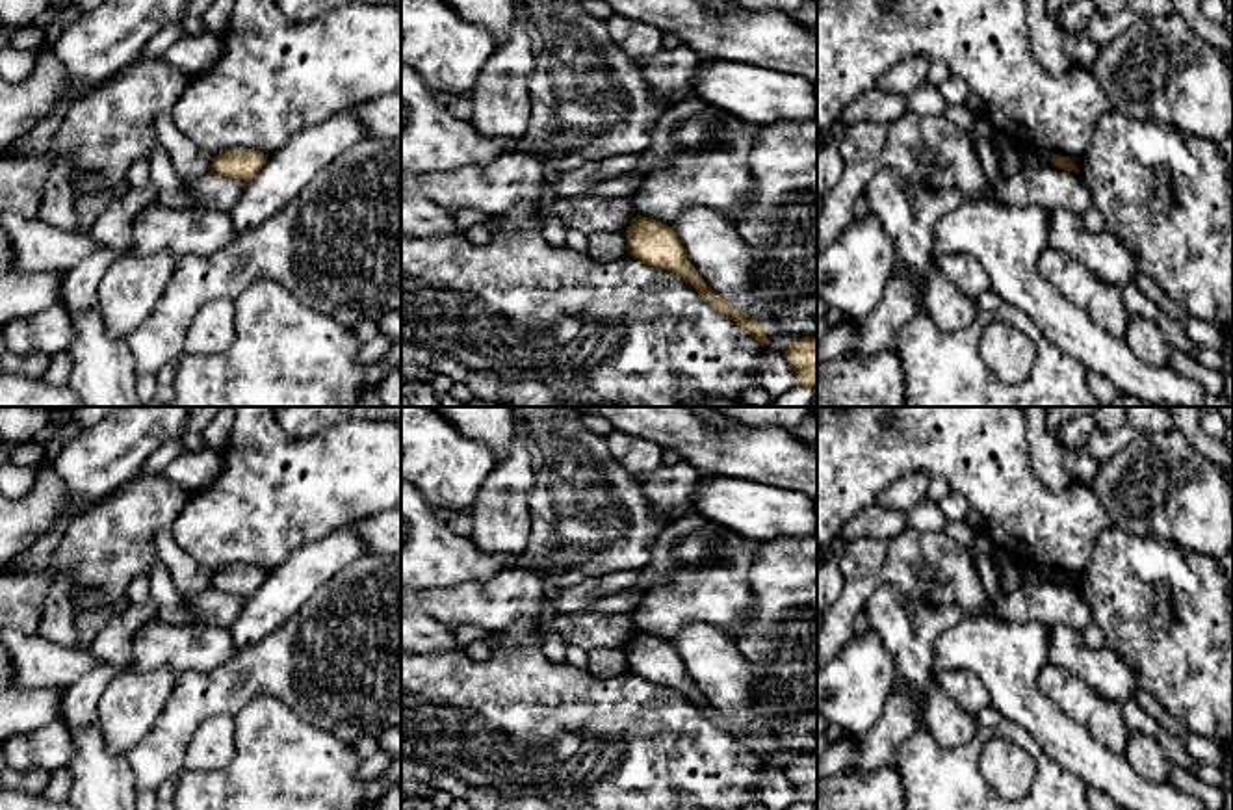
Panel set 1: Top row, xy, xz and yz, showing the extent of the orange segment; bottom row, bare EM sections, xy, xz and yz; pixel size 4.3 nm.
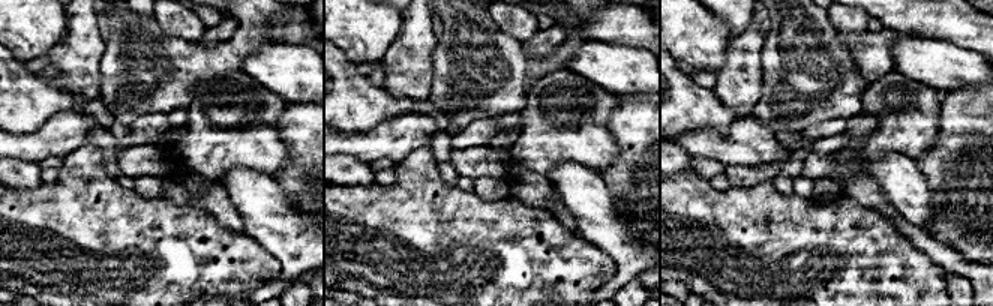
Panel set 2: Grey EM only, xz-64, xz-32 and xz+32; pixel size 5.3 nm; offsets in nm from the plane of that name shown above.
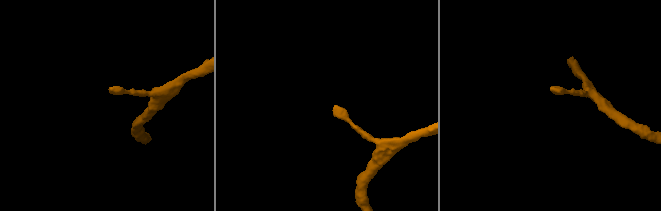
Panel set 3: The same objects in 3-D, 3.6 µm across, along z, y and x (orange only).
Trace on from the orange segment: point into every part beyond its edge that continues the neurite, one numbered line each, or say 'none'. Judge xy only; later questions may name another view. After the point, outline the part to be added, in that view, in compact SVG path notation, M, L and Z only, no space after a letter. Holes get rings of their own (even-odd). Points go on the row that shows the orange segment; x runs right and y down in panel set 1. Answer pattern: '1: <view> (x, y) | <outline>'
none

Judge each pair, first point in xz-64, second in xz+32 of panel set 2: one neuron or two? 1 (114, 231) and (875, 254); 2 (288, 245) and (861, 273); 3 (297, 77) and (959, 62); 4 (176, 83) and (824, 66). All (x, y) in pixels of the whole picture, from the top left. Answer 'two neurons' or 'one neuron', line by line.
1: one neuron
2: two neurons
3: one neuron
4: one neuron

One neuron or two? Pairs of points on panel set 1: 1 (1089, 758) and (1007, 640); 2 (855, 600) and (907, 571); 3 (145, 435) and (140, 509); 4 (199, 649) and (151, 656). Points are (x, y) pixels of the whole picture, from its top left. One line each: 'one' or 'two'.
1: one
2: two
3: two
4: one

